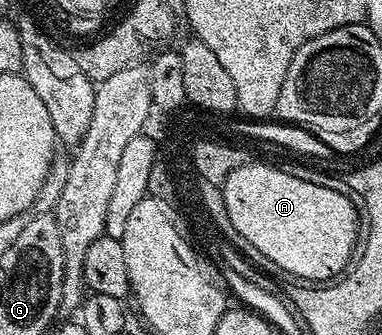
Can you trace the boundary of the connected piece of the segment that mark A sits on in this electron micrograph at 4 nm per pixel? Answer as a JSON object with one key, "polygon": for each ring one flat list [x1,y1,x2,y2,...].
{"polygon":[[253,163,238,167,238,171,231,173,224,181,222,190,229,226,232,229,236,228,237,235,242,240,249,241,248,245,256,253,274,259,278,267,286,267,286,271,302,278,305,283,331,282,349,268,358,245,358,237,356,241,358,209,350,203,350,199,346,199,346,195,338,195,338,191,330,191,330,187,318,187,316,183,306,183,306,179,296,179,294,175,272,163]]}

